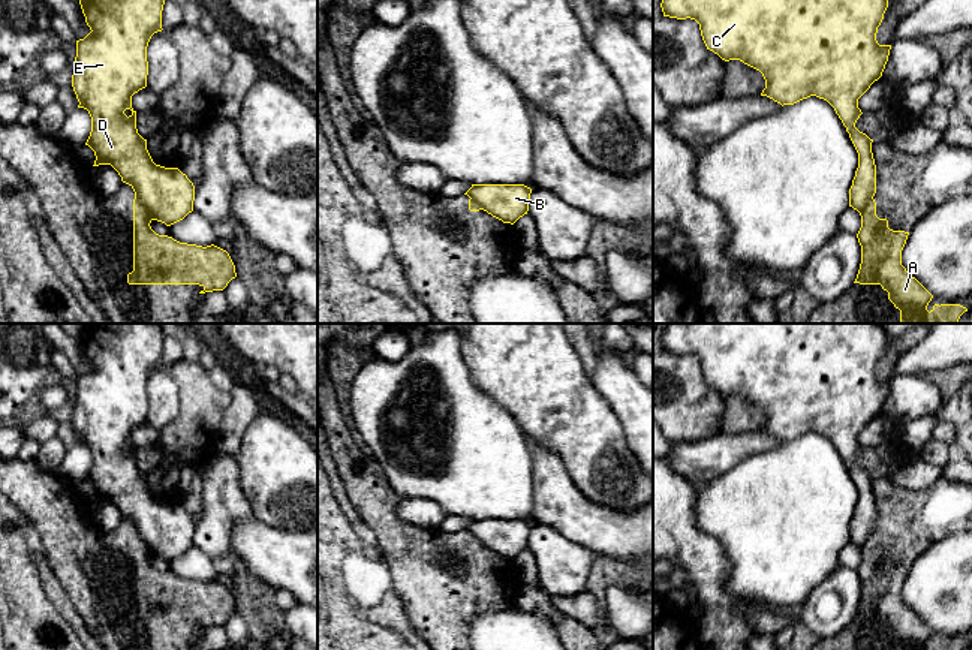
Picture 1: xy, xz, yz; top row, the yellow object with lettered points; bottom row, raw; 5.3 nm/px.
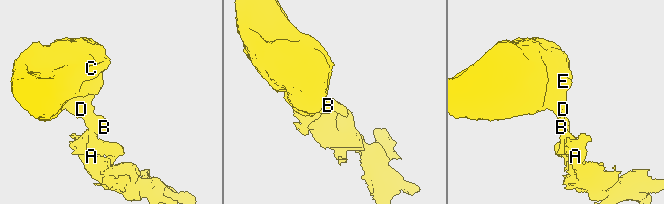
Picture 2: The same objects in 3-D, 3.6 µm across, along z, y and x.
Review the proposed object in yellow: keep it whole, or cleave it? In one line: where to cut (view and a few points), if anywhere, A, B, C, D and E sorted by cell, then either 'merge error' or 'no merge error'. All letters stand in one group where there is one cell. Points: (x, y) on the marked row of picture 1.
cut xy (135, 192), (153, 219); groups A / B C D E; merge error

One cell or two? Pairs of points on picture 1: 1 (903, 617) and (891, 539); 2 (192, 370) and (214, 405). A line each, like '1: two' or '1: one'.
1: one
2: one

